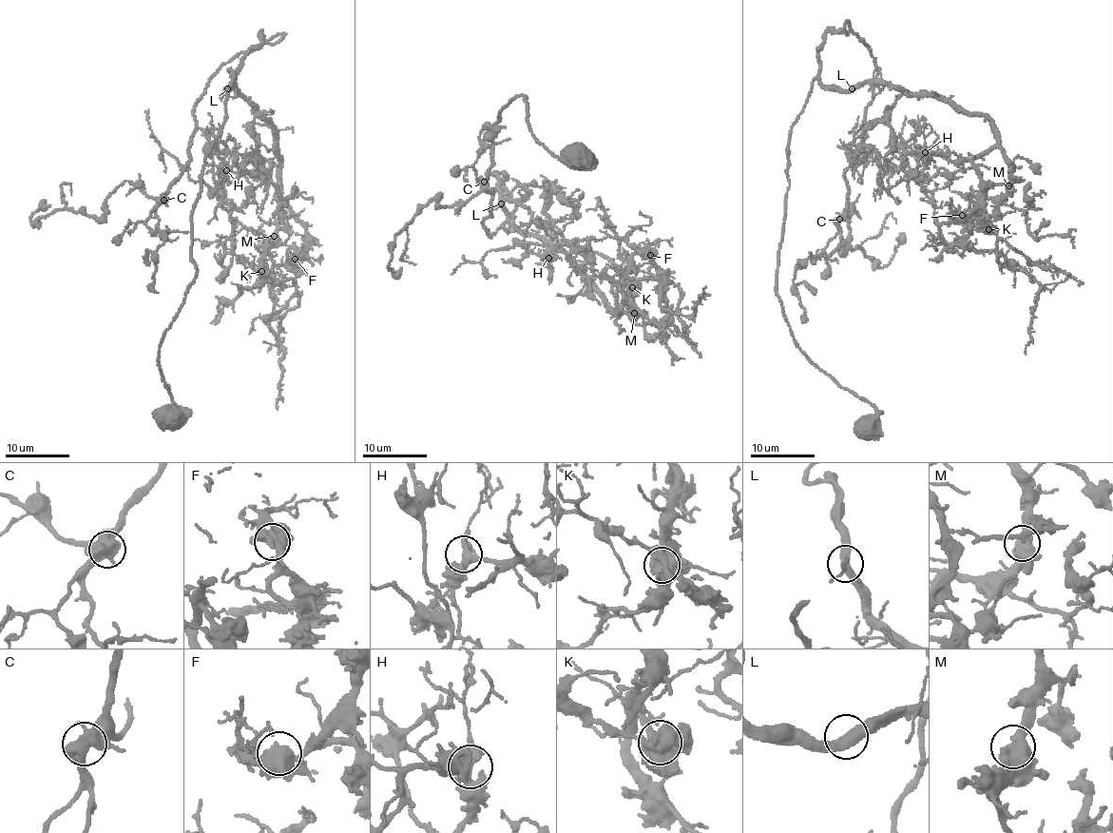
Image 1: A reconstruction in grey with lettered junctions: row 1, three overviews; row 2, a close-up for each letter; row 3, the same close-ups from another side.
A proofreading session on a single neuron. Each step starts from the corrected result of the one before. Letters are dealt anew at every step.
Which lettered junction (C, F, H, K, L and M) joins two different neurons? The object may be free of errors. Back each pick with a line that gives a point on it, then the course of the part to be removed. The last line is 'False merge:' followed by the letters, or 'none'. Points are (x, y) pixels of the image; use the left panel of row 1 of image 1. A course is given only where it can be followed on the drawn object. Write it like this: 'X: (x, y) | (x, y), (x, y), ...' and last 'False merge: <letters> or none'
K: (261, 271) | (260, 271), (235, 255), (222, 199), (201, 182), (191, 181), (189, 175), (162, 148), (151, 135), (148, 109)
False merge: K

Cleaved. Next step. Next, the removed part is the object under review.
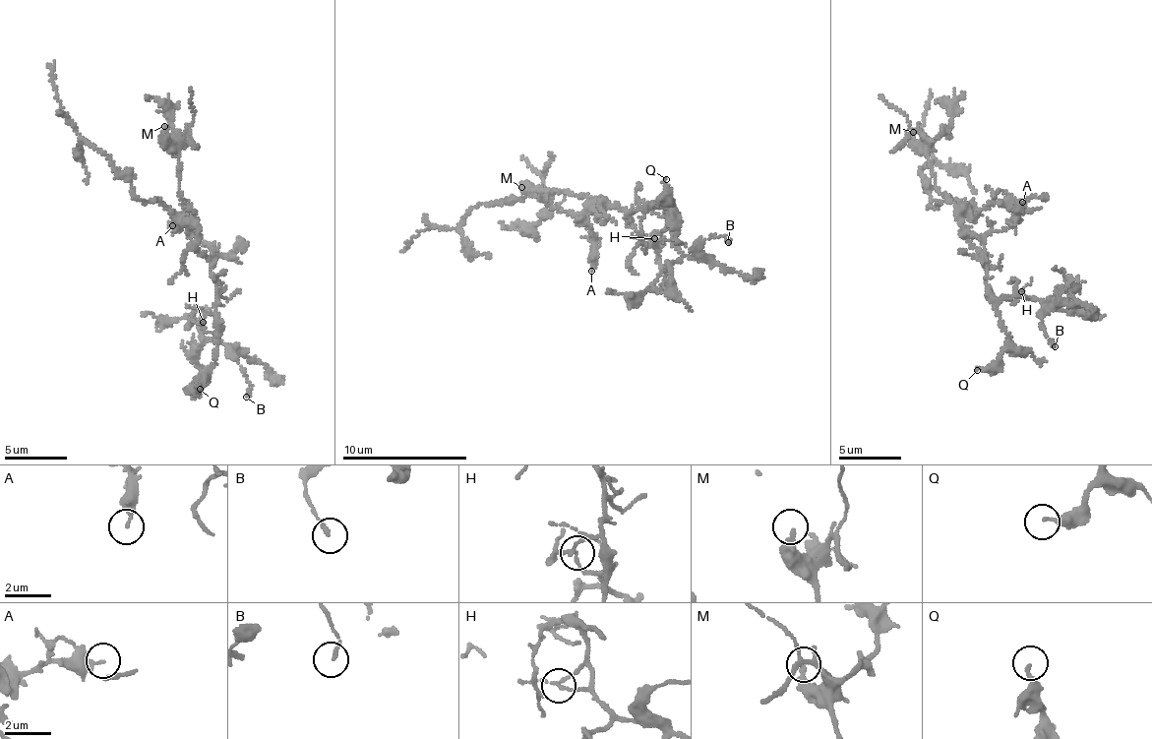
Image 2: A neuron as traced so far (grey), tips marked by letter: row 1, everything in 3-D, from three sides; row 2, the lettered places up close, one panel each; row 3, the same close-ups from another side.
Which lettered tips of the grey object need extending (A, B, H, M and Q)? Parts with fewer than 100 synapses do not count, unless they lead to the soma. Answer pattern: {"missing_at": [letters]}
{"missing_at": []}

